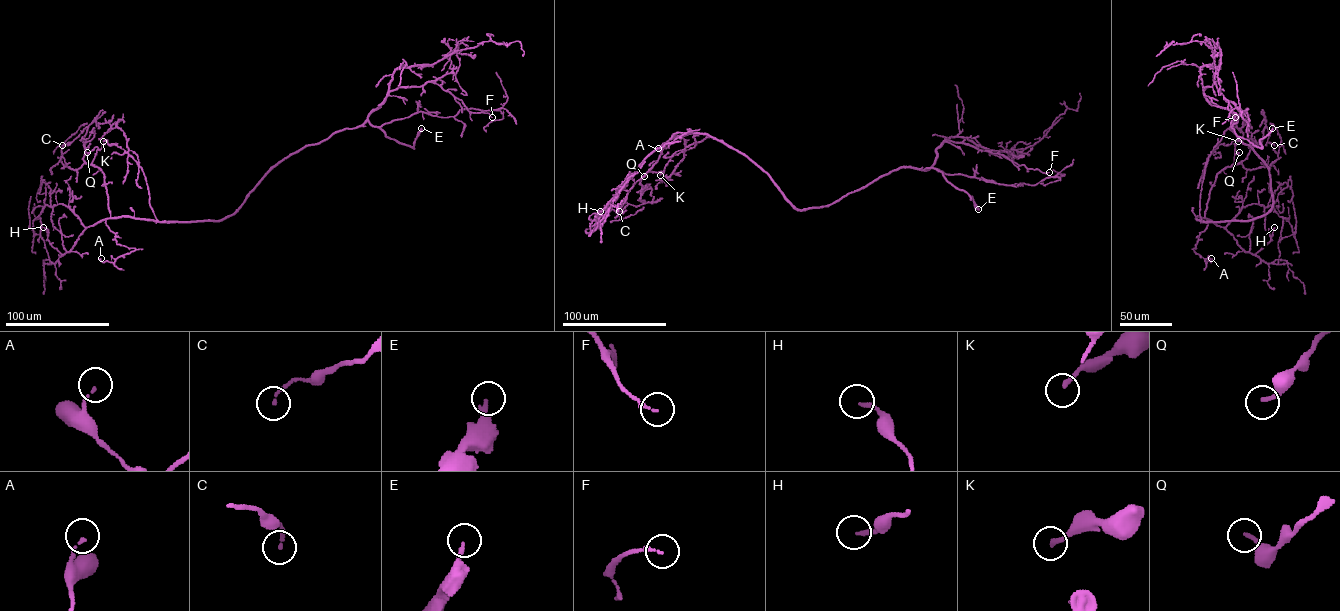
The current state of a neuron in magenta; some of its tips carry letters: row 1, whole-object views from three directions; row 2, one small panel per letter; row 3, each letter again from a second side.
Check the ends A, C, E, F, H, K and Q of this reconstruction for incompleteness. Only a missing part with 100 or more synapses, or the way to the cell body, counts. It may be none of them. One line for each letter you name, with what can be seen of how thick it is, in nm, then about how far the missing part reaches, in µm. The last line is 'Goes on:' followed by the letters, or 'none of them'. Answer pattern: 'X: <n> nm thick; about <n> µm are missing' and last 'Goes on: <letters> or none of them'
E: 180 nm thick; about 20 µm are missing
Goes on: E

